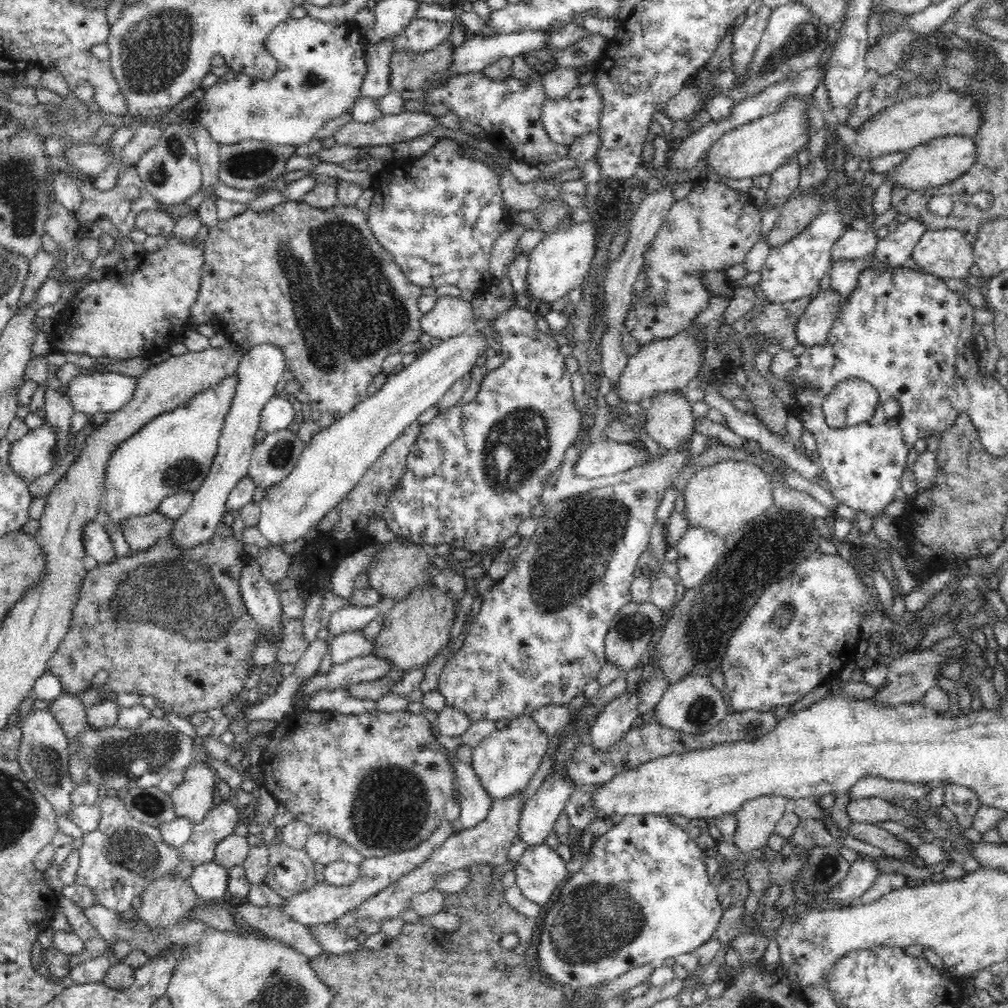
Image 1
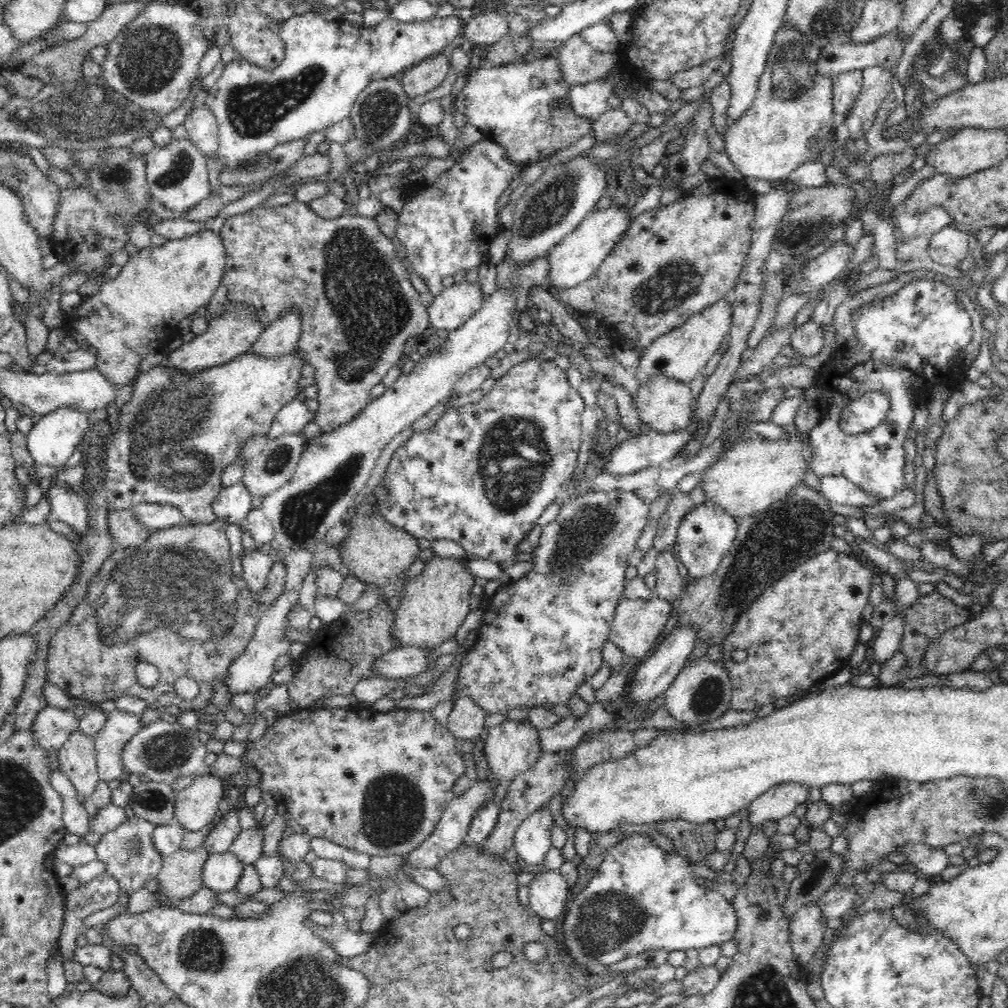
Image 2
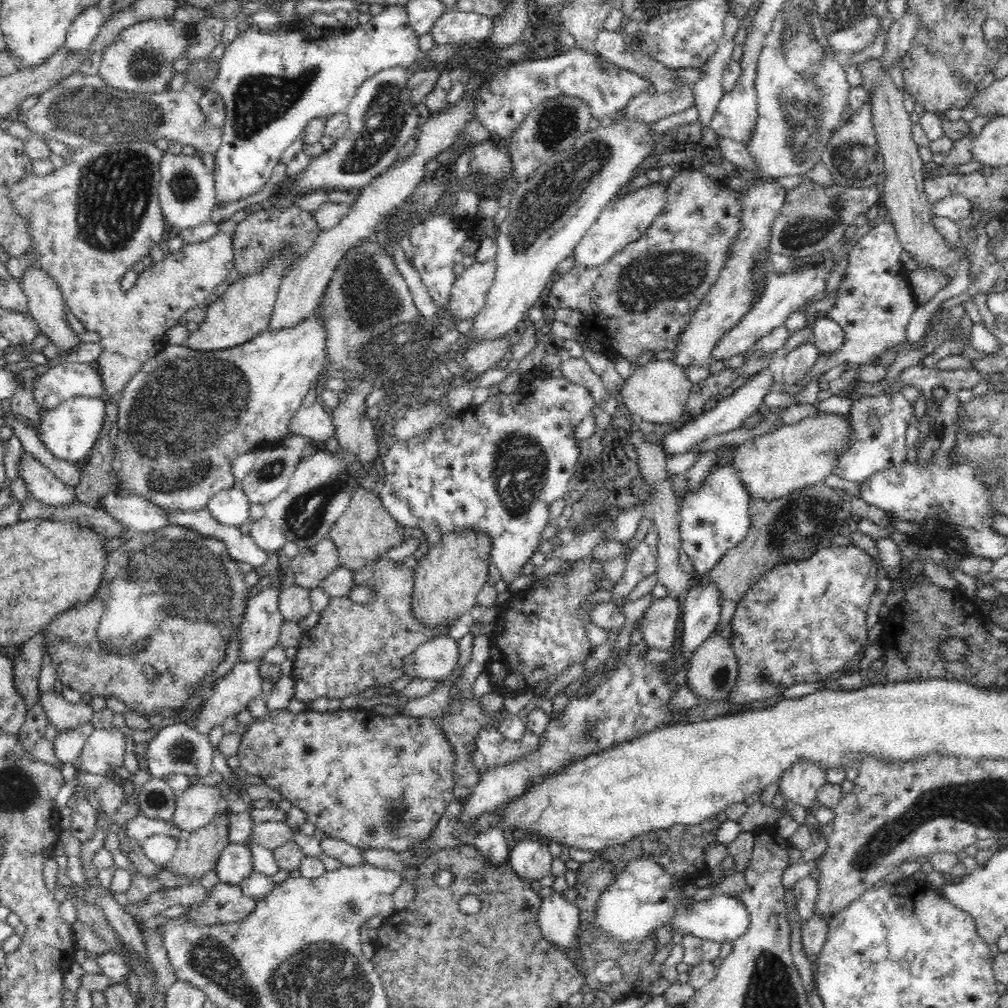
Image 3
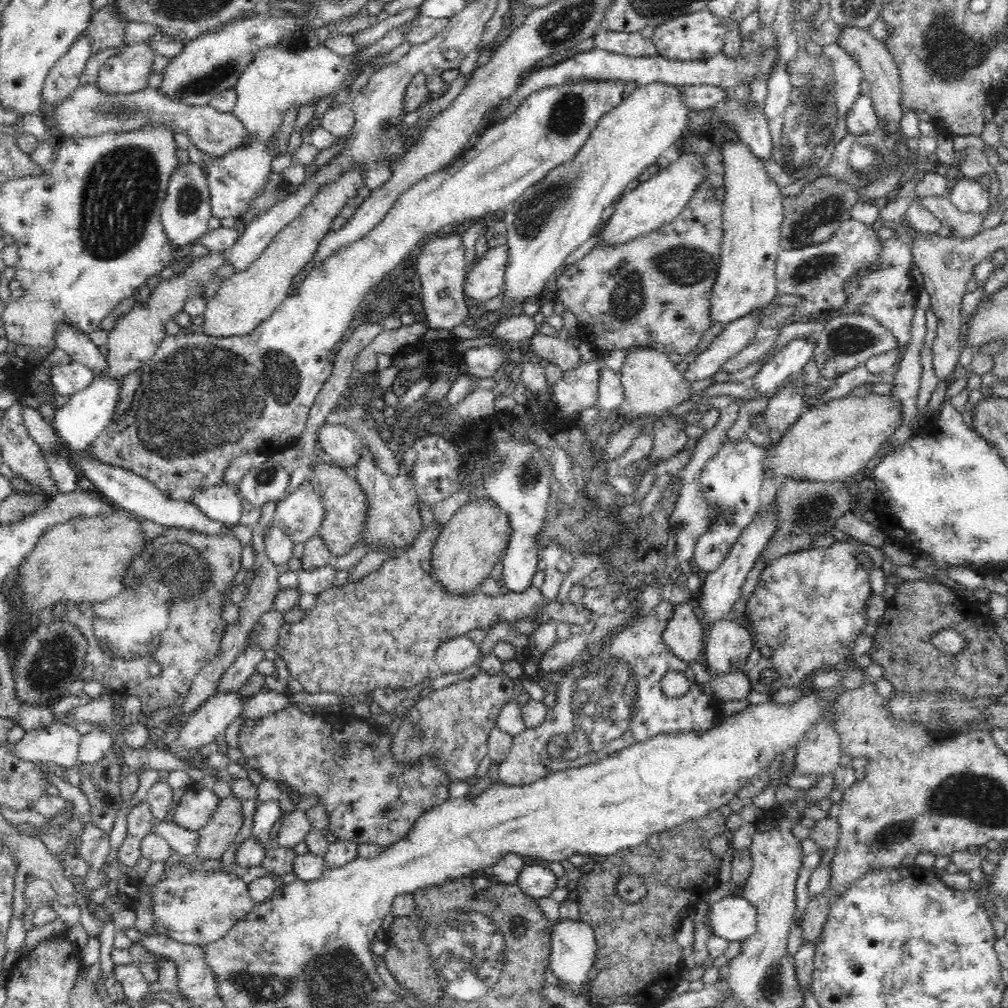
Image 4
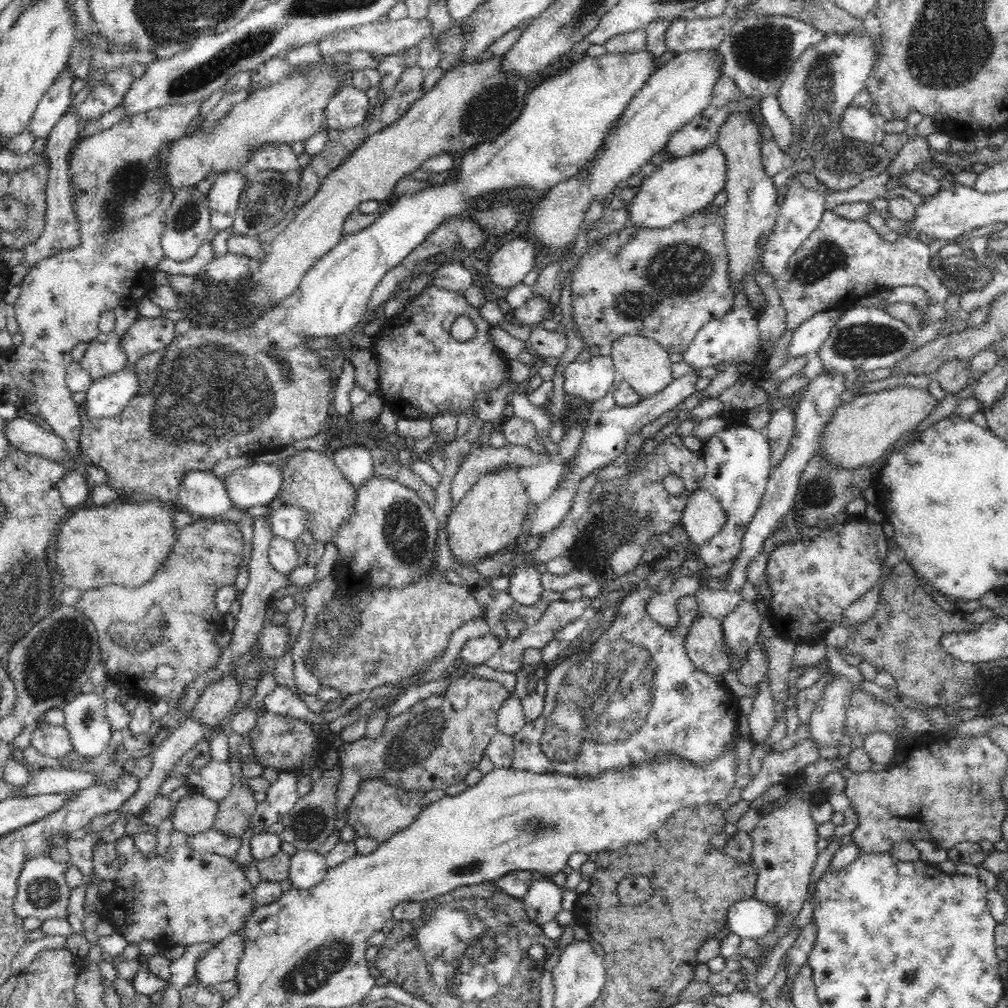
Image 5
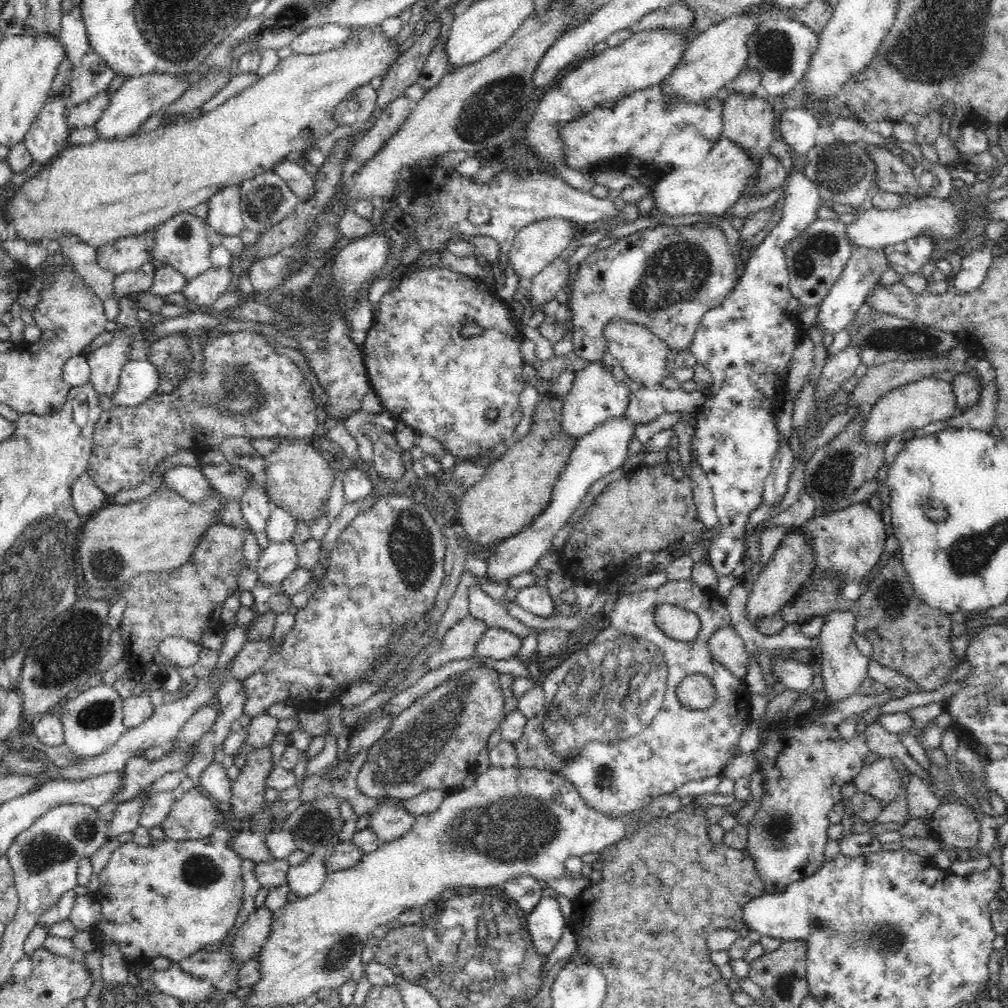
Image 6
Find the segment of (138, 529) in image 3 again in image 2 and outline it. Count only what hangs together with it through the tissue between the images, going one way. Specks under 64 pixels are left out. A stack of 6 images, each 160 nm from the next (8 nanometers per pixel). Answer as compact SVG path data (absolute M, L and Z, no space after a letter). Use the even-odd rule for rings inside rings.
M144 503L132 506L130 511L134 513L138 523L142 523L152 532L162 530L163 528L189 524L188 519L182 515L180 508L172 504Z

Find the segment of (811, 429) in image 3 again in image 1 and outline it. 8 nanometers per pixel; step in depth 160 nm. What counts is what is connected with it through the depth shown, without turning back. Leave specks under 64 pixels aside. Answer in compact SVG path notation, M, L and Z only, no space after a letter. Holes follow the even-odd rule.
M734 460L722 461L696 471L688 479L685 487L682 488L684 492L685 518L688 520L688 527L699 526L700 528L705 528L724 540L729 535L735 534L734 532L744 528L746 524L758 518L773 505L771 485L773 475L776 474L766 473L759 465L748 463L747 461Z

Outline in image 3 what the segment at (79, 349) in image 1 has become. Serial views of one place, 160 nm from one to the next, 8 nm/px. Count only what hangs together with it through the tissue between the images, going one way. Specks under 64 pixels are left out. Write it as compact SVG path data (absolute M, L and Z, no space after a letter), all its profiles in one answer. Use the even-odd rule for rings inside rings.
M148 140L148 142L140 141L128 141L122 143L90 143L88 146L82 146L78 150L71 150L68 159L66 160L65 167L61 169L55 169L52 174L48 176L36 176L33 172L18 182L14 188L12 188L12 194L10 199L14 203L14 209L16 213L20 213L28 225L30 225L30 235L32 235L32 242L27 249L26 254L32 256L32 268L38 268L44 270L48 275L53 276L56 283L59 285L60 291L63 295L63 300L67 309L70 309L74 316L84 325L86 331L94 331L100 334L100 347L102 347L101 355L98 357L98 364L101 377L103 378L103 385L106 388L106 394L114 399L120 397L123 391L127 388L128 380L132 378L141 368L141 366L147 360L152 360L153 356L156 356L156 348L160 348L160 338L172 327L184 321L186 312L201 306L205 307L209 300L213 297L213 292L222 283L227 281L227 277L230 274L234 266L234 254L233 254L233 242L232 237L229 234L229 228L221 227L212 238L199 243L186 243L182 245L182 248L178 252L171 252L164 257L164 260L160 262L154 262L154 266L150 268L144 268L144 272L138 275L138 281L136 285L127 292L124 292L121 288L121 282L123 275L132 269L134 264L140 262L142 257L151 256L150 248L154 245L159 246L159 242L164 240L164 226L165 216L163 215L161 204L159 201L159 182L160 176L160 161L164 156L165 151L160 151L154 145L154 141Z

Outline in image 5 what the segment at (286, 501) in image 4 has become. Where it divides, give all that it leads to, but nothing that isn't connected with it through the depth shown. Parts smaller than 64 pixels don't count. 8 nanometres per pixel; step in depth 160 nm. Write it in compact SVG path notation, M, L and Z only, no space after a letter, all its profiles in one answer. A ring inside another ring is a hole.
M286 505L272 511L270 521L275 537L296 541L307 532L308 513L306 509L296 505Z

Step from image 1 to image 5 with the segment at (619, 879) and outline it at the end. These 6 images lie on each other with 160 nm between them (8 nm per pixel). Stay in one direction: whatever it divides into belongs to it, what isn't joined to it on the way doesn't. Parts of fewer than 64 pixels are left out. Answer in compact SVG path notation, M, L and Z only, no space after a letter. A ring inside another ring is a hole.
M754 897L732 903L727 910L727 928L742 938L759 939L775 927L777 908Z

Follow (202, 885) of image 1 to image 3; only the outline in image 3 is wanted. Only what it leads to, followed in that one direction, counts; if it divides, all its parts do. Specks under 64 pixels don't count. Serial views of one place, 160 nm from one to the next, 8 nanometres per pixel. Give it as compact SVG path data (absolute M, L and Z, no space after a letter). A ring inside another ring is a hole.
M228 843L215 867L218 884L239 886L253 872L251 847L246 843Z

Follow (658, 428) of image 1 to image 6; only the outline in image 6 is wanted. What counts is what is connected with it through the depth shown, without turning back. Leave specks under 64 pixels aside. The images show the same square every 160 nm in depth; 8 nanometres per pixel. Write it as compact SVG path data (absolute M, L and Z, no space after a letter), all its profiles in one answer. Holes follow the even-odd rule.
M617 319L607 325L604 330L604 339L607 341L607 358L613 363L623 366L624 372L635 383L641 386L656 387L668 376L668 346L652 331L642 325L626 323Z

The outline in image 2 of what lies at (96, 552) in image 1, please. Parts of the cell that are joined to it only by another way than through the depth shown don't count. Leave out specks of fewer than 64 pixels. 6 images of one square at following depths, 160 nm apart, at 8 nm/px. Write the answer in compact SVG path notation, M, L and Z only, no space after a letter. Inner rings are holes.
M52 486L48 488L48 501L52 507L51 514L55 520L61 520L72 526L79 535L88 534L88 505L84 498L66 487Z

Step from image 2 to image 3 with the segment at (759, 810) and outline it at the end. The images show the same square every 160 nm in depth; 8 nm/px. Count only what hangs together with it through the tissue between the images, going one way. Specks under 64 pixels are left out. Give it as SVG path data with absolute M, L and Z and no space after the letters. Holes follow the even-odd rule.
M803 759L794 764L778 782L779 792L784 795L783 801L791 800L807 809L812 807L819 789L827 784L826 775L820 763Z

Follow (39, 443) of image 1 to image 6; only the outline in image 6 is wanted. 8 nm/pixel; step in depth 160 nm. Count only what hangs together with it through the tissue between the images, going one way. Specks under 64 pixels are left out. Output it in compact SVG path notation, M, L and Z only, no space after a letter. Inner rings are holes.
M147 358L128 360L123 364L118 390L110 396L116 407L134 407L142 404L158 390L160 375L155 364Z

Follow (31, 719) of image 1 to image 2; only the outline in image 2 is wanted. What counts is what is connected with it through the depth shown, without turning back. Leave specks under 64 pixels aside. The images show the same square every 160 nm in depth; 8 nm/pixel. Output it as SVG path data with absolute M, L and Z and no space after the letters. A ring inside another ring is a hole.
M48 705L36 713L30 729L34 731L36 741L48 757L48 752L59 750L68 740L68 736L74 730L80 729L79 722L68 709ZM52 768L50 785L62 799L62 823L65 831L82 837L89 830L90 817L79 800L76 788L61 770L56 768Z

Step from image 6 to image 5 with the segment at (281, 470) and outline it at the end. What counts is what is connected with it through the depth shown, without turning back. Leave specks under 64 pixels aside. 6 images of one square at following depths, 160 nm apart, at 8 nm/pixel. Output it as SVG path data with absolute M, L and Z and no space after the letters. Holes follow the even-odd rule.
M314 450L299 451L297 455L289 456L280 464L282 469L282 487L276 497L282 499L284 506L296 505L306 509L308 522L306 530L315 541L332 543L338 530L352 518L354 506L357 502L356 487L344 476L344 473L335 465L333 459L324 452Z

